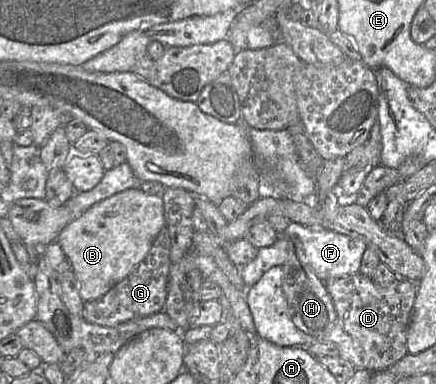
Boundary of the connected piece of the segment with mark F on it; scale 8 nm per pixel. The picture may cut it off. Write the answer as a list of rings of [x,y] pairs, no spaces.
[[[291,221],[283,233],[286,233],[286,237],[289,238],[293,232],[301,236],[307,262],[323,282],[359,272],[362,256],[367,248],[363,238],[344,235],[322,227],[304,226]]]

